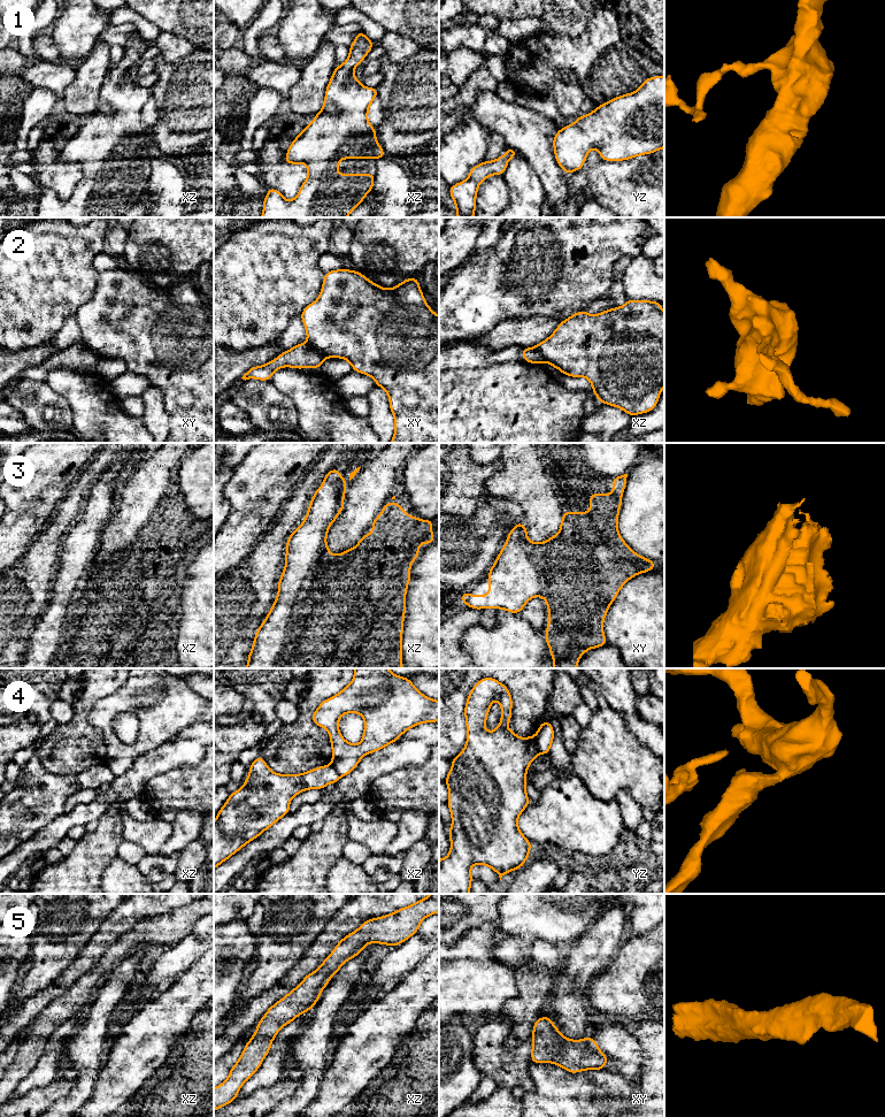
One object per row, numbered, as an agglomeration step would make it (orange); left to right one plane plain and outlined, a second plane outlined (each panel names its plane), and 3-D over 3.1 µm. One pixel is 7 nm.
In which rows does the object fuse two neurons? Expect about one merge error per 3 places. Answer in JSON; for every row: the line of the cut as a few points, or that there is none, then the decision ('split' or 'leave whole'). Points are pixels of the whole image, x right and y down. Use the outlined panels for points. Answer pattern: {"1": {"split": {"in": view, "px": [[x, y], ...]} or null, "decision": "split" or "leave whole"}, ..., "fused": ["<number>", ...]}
{"1": {"split": null, "decision": "leave whole"}, "2": {"split": {"in": "xy", "px": [[306, 342], [326, 357]]}, "decision": "split"}, "3": {"split": null, "decision": "leave whole"}, "4": {"split": {"in": "yz", "px": [[536, 734], [539, 752]]}, "decision": "split"}, "5": {"split": null, "decision": "leave whole"}, "fused": ["2", "4"]}

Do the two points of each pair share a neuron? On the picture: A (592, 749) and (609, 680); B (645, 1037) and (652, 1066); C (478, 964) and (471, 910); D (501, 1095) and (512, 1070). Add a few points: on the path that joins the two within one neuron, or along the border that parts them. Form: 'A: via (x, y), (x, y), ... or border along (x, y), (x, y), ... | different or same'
A: border along (609, 705), (624, 718), (628, 726) | different
B: via (652, 1043), (652, 1060) | same
C: border along (495, 923), (483, 923), (474, 926), (453, 943) | different
D: border along (497, 1086), (510, 1091) | different

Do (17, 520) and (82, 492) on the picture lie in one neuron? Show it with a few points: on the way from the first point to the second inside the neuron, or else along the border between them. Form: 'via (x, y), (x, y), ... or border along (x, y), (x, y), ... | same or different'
border along (75, 481), (54, 511) | different

